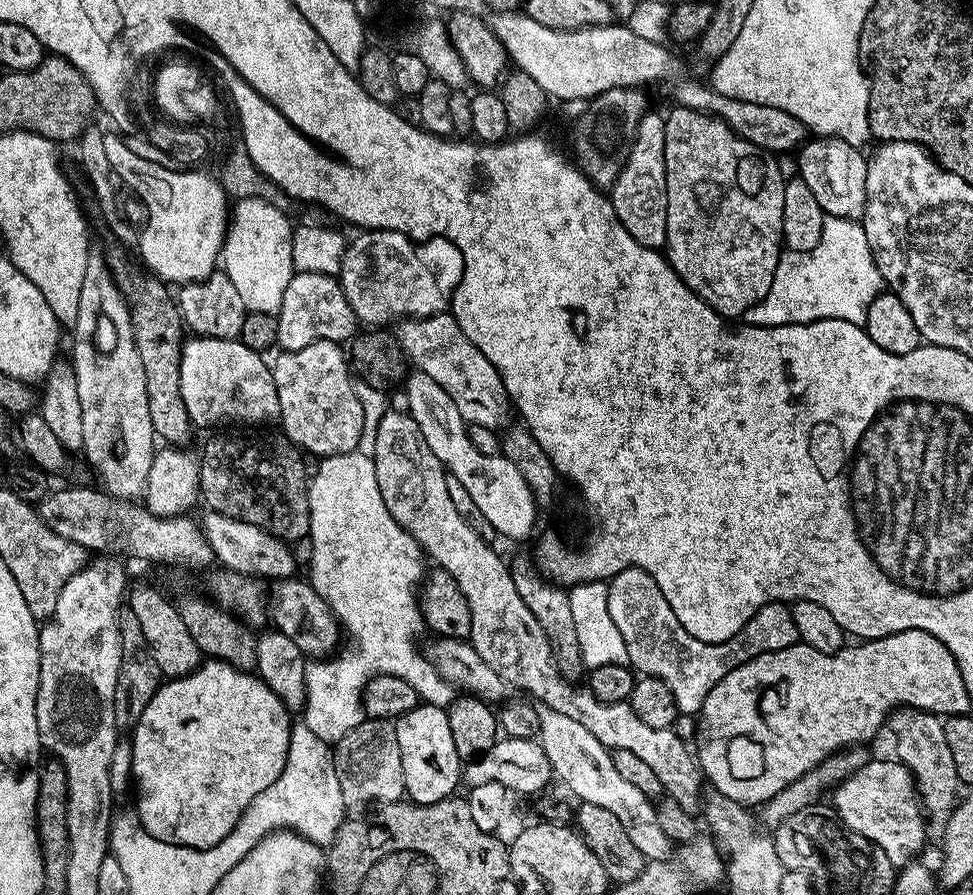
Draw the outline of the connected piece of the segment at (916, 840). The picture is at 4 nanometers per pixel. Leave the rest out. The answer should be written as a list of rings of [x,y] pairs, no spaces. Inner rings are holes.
[[[869,759],[868,763],[836,785],[831,796],[830,803],[840,821],[863,836],[869,845],[884,852],[892,864],[903,866],[909,863],[915,857],[912,855],[923,846],[926,820],[922,815],[916,781],[899,760]]]

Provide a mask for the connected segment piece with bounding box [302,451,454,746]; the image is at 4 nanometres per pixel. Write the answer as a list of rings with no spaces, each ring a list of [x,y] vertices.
[[[358,451],[325,456],[319,461],[316,473],[308,481],[308,505],[310,526],[307,539],[312,540],[312,576],[314,590],[327,602],[339,627],[352,639],[352,648],[341,647],[338,654],[325,659],[309,659],[304,665],[306,674],[306,698],[302,709],[302,722],[322,742],[330,746],[341,740],[354,726],[366,719],[362,694],[368,681],[374,676],[397,676],[402,682],[414,686],[417,697],[423,703],[447,709],[454,699],[452,685],[440,677],[427,655],[416,645],[416,635],[425,631],[424,615],[420,613],[418,589],[426,575],[426,553],[420,543],[405,532],[386,510],[382,502],[382,490],[378,490],[376,461]]]

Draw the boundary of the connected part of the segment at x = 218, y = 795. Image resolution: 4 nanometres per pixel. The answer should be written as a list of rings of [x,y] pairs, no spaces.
[[[205,659],[197,671],[161,683],[156,689],[154,698],[150,698],[146,710],[142,710],[140,717],[134,721],[133,728],[136,729],[130,733],[132,741],[131,783],[134,785],[134,792],[136,788],[134,807],[140,825],[151,836],[167,844],[186,846],[190,850],[196,850],[196,848],[207,850],[210,846],[218,846],[218,842],[222,842],[222,838],[226,838],[226,834],[230,834],[230,830],[234,830],[234,826],[239,824],[246,806],[250,806],[250,802],[254,802],[258,794],[268,791],[278,778],[278,774],[282,774],[282,766],[286,766],[286,754],[290,750],[290,734],[294,723],[293,717],[288,716],[291,716],[290,709],[281,702],[278,694],[274,694],[274,690],[270,690],[270,686],[264,684],[259,675],[243,668],[230,666],[224,660]]]

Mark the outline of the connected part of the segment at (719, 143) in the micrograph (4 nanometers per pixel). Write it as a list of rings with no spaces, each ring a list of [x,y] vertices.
[[[673,107],[672,113],[667,113],[666,144],[664,146],[664,165],[666,166],[666,255],[670,268],[677,272],[682,282],[698,298],[702,298],[718,315],[725,318],[740,318],[748,307],[754,306],[766,297],[774,278],[776,264],[782,253],[782,206],[784,205],[784,185],[786,176],[780,173],[780,164],[775,155],[769,154],[754,142],[746,142],[733,128],[717,116],[710,116],[706,112],[690,110],[689,108]]]

